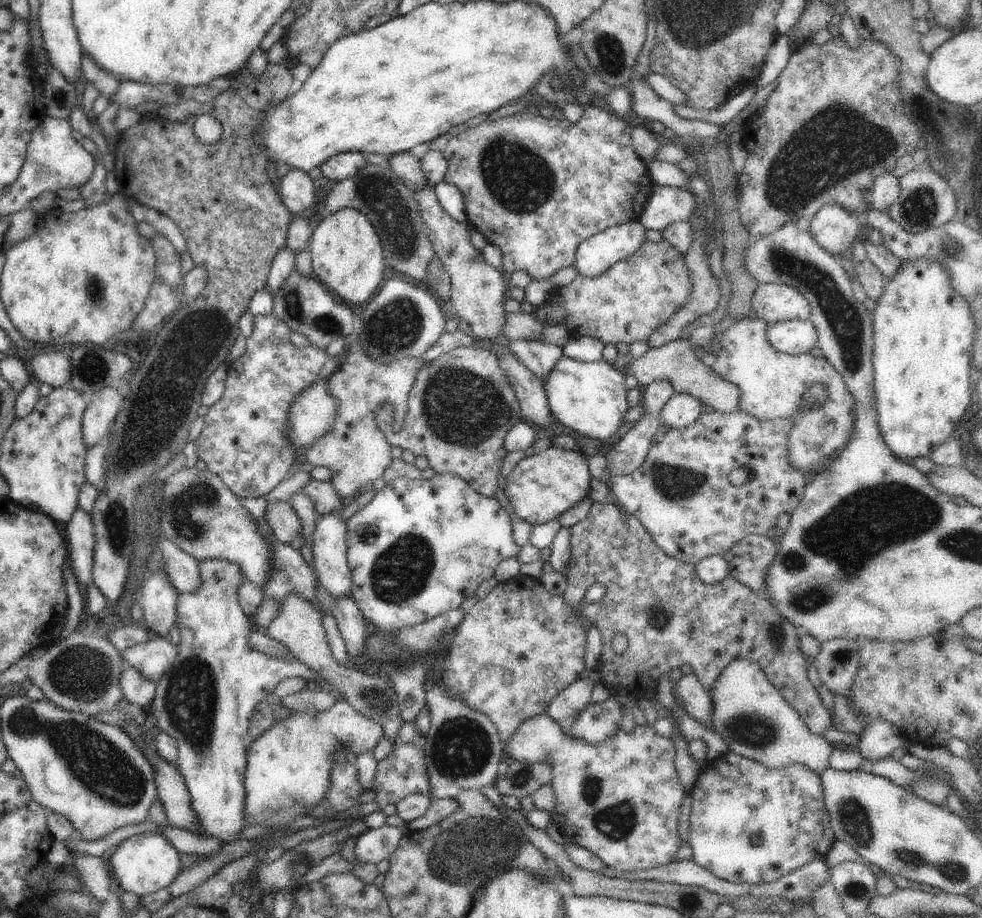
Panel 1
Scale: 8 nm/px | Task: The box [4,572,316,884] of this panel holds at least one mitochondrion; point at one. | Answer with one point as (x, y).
(102, 768)

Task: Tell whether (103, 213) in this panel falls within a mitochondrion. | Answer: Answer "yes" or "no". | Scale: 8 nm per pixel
no

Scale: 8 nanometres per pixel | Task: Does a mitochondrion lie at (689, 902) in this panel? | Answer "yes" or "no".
no

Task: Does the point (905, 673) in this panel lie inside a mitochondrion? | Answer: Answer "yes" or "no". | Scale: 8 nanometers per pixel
yes

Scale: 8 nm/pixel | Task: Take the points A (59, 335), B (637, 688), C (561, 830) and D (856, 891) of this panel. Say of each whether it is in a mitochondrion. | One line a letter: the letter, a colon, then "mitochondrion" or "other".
A: other
B: other
C: other
D: mitochondrion

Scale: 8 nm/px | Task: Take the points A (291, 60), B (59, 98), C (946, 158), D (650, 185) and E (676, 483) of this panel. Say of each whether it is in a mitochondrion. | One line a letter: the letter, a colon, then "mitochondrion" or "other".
A: other
B: other
C: mitochondrion
D: other
E: mitochondrion

